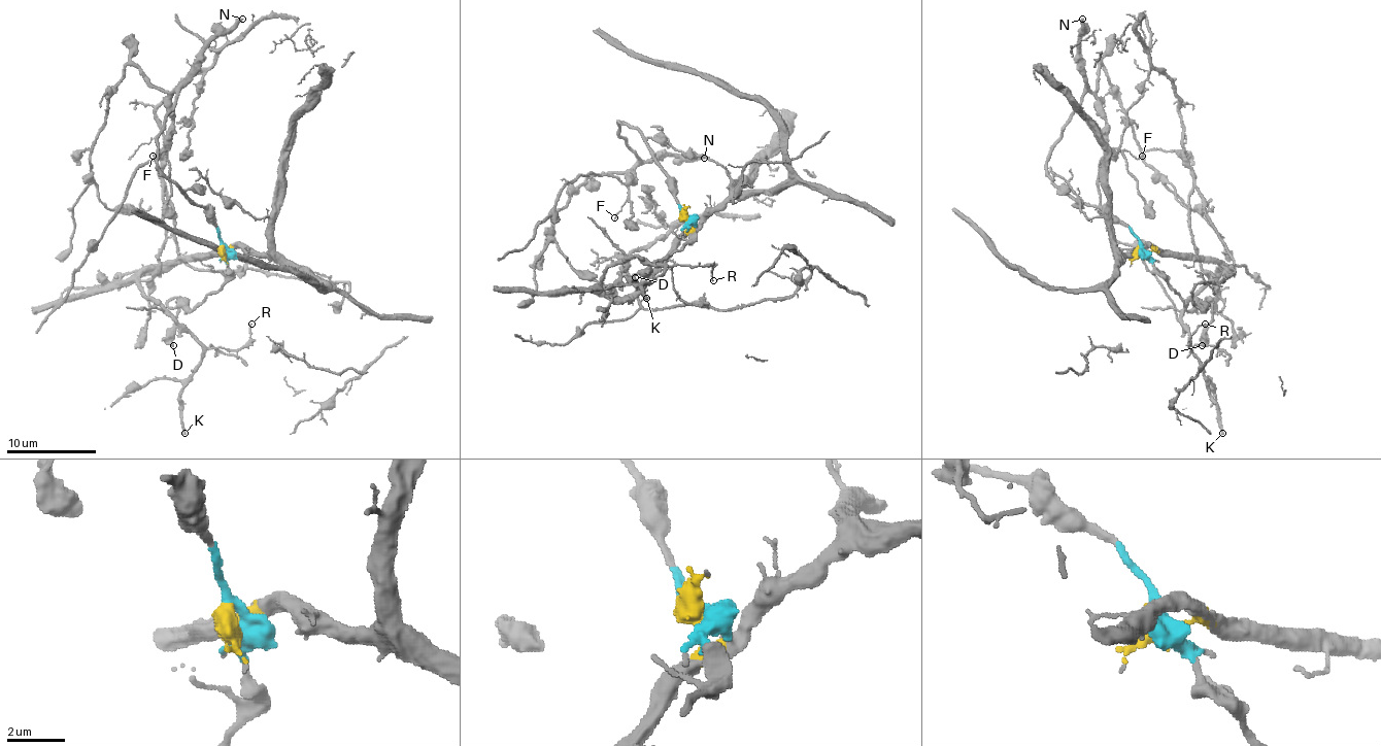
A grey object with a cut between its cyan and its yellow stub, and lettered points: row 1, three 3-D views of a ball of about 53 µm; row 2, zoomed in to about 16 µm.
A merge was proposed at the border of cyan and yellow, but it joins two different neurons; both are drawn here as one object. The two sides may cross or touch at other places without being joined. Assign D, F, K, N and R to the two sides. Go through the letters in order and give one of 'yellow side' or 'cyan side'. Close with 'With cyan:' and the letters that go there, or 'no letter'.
D: cyan side
F: cyan side
K: yellow side
N: cyan side
R: yellow side
With cyan: D, F, N

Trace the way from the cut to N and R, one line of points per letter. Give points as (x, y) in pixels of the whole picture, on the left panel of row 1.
N: (223, 244), (213, 219), (205, 209), (158, 166), (158, 135), (175, 103), (180, 86), (200, 52), (243, 18)
R: (221, 244), (225, 251), (148, 267), (140, 290), (207, 347), (238, 350), (251, 324)

